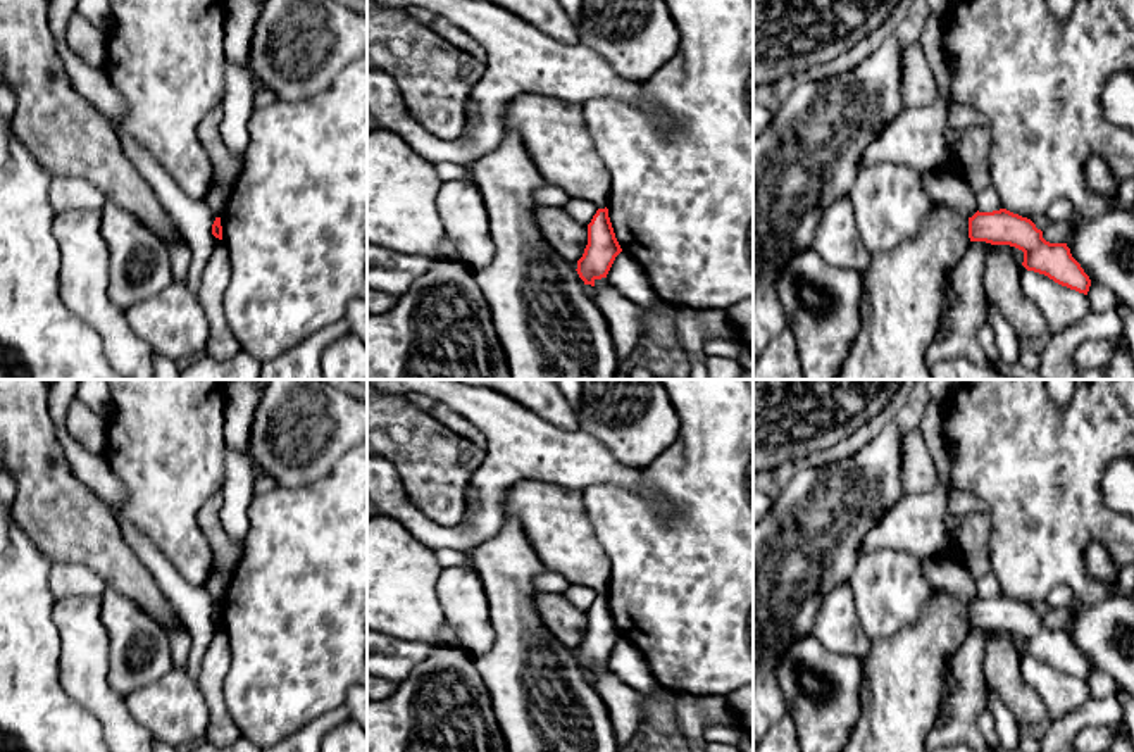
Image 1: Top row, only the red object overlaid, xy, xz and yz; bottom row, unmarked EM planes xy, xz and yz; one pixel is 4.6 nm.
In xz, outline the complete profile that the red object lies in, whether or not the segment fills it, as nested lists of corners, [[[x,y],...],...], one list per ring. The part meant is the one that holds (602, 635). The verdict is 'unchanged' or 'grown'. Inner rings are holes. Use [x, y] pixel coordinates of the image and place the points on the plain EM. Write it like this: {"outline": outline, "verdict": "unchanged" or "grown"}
{"outline": [[[598,595],[588,611],[588,631],[576,655],[584,671],[595,673],[596,666],[607,664],[620,638],[622,635],[615,624],[608,595]]], "verdict": "unchanged"}

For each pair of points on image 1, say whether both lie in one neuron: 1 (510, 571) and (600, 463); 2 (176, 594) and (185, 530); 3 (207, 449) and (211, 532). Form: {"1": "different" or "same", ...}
{"1": "different", "2": "different", "3": "different"}

